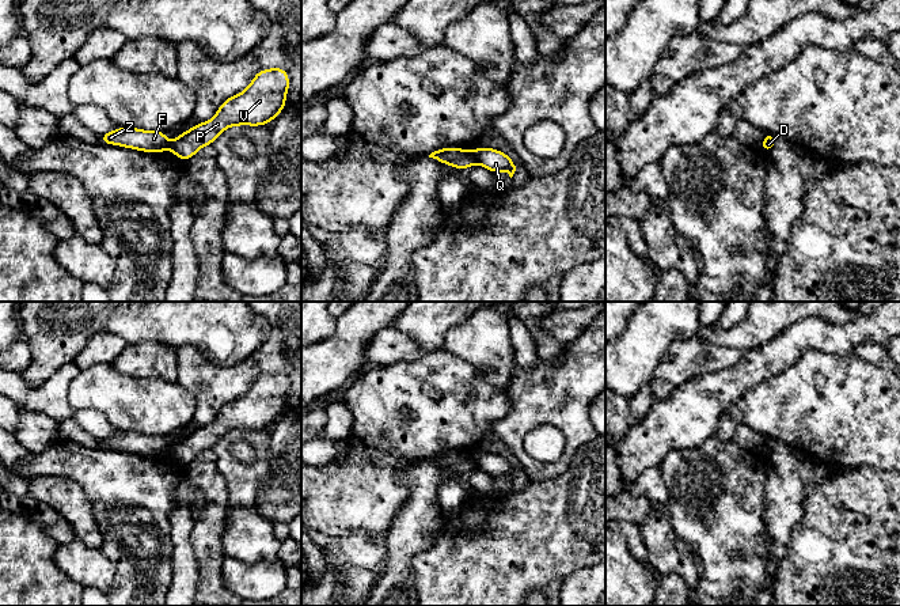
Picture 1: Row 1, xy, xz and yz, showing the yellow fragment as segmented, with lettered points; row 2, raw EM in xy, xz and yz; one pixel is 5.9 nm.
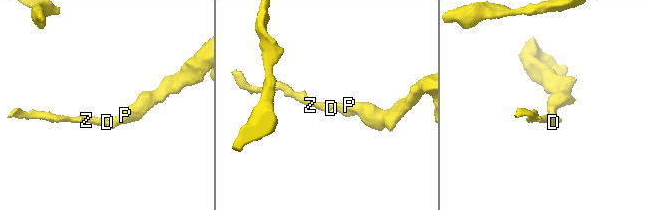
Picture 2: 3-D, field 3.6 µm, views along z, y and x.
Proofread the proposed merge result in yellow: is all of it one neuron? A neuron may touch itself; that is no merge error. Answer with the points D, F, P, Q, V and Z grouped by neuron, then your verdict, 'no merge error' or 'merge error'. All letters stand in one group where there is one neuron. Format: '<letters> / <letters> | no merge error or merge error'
D F Z / P Q V | merge error

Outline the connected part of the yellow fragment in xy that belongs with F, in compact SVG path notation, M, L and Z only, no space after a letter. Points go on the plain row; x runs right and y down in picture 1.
M121 431L119 435L114 432L113 436L100 439L100 446L152 458L170 454L163 435L141 435L130 431Z

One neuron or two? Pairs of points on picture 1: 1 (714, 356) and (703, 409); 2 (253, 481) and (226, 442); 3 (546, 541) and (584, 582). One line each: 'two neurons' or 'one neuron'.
1: two neurons
2: one neuron
3: two neurons

